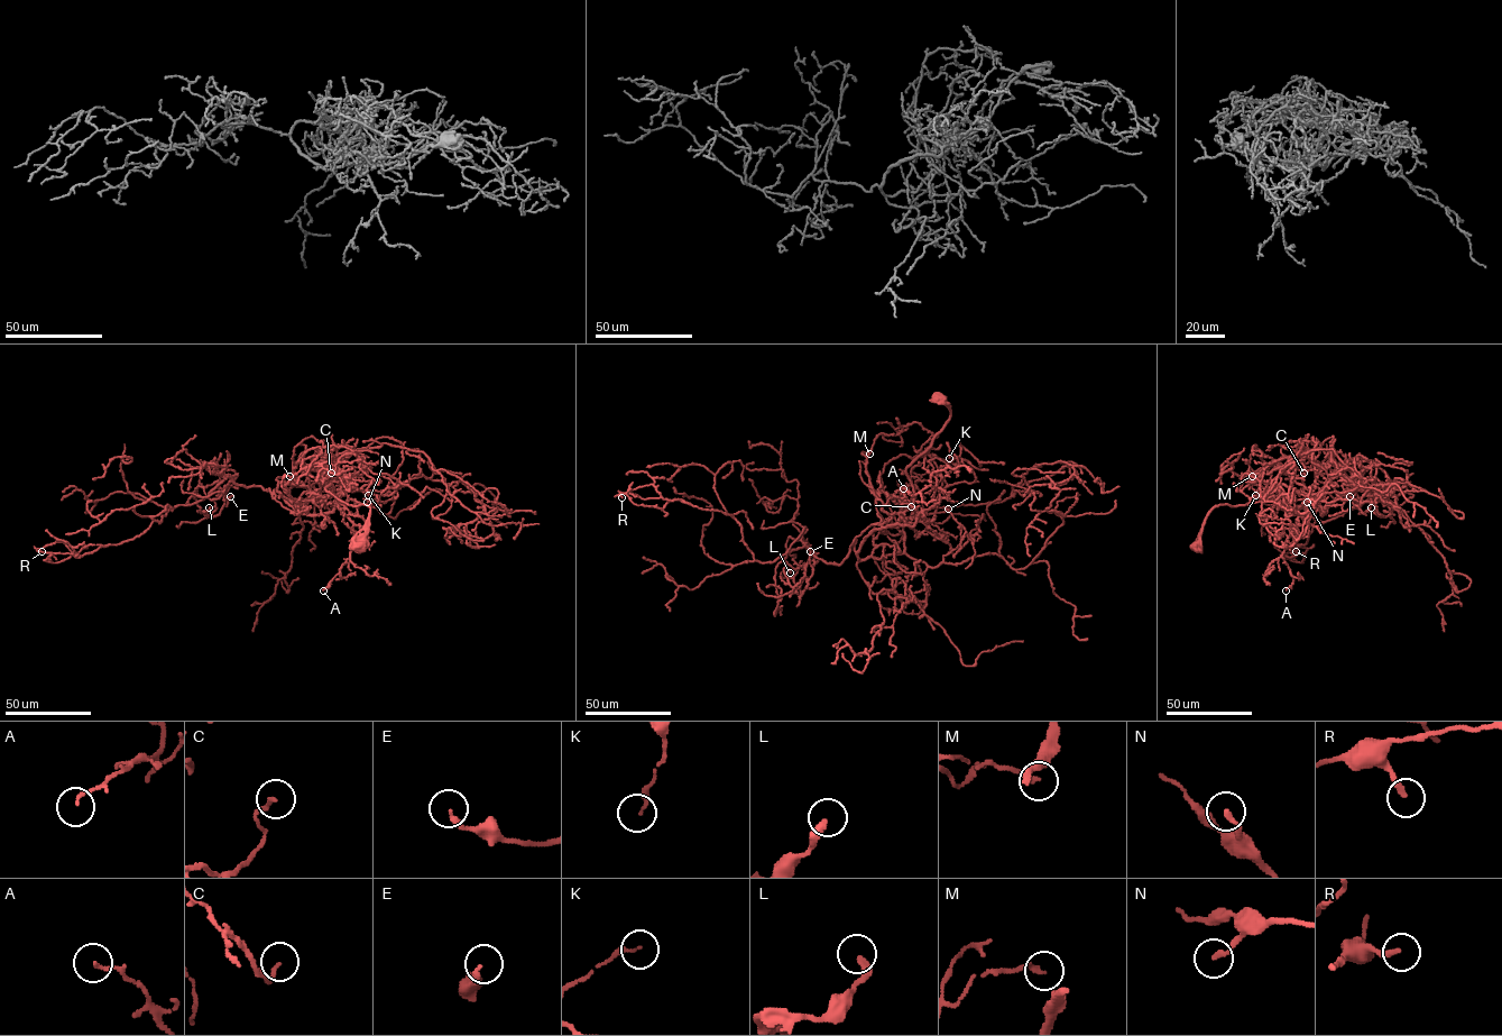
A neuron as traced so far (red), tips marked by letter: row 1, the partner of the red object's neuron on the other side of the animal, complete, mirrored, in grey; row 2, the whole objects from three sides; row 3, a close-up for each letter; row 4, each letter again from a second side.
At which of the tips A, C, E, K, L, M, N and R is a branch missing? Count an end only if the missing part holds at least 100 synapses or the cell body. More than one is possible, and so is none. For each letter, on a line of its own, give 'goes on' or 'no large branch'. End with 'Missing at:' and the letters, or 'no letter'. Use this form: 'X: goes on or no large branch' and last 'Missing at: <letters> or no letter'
A: no large branch
C: no large branch
E: no large branch
K: no large branch
L: no large branch
M: no large branch
N: no large branch
R: no large branch
Missing at: no letter

